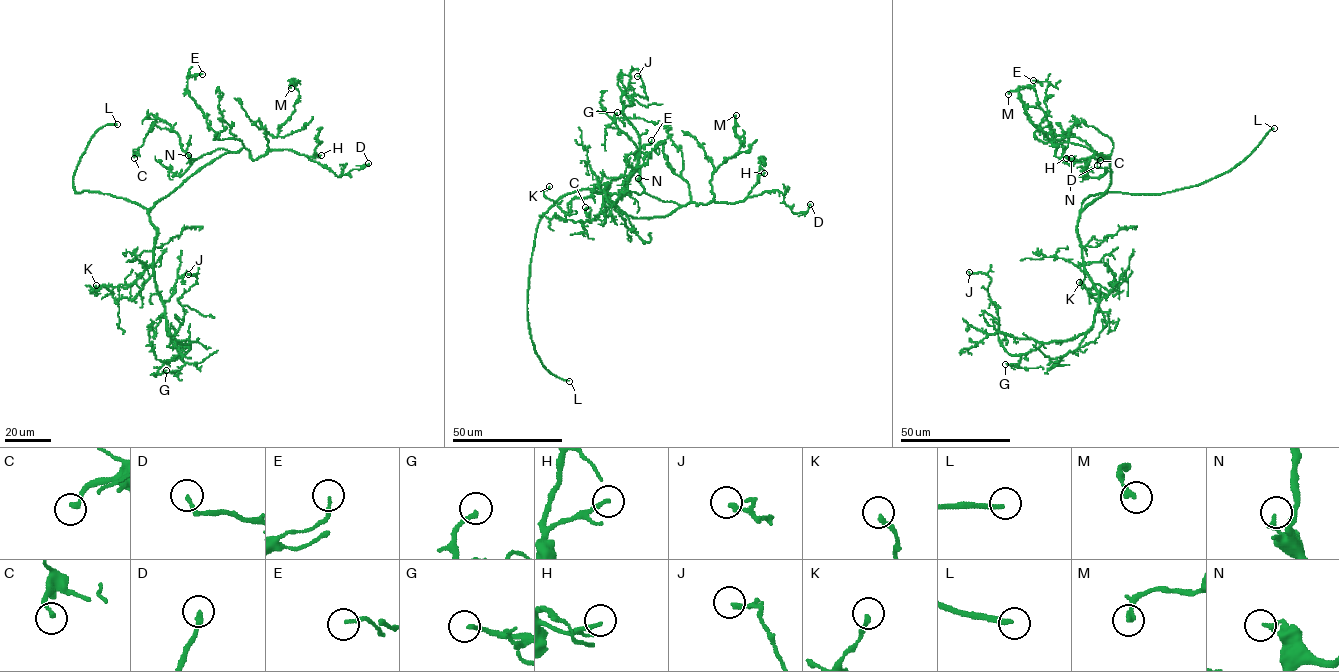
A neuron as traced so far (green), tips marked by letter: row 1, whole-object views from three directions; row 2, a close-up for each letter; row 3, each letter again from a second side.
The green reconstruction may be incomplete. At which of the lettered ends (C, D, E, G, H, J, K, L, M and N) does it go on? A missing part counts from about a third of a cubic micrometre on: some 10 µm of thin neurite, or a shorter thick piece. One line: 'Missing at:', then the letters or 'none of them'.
Missing at: D, H, L

